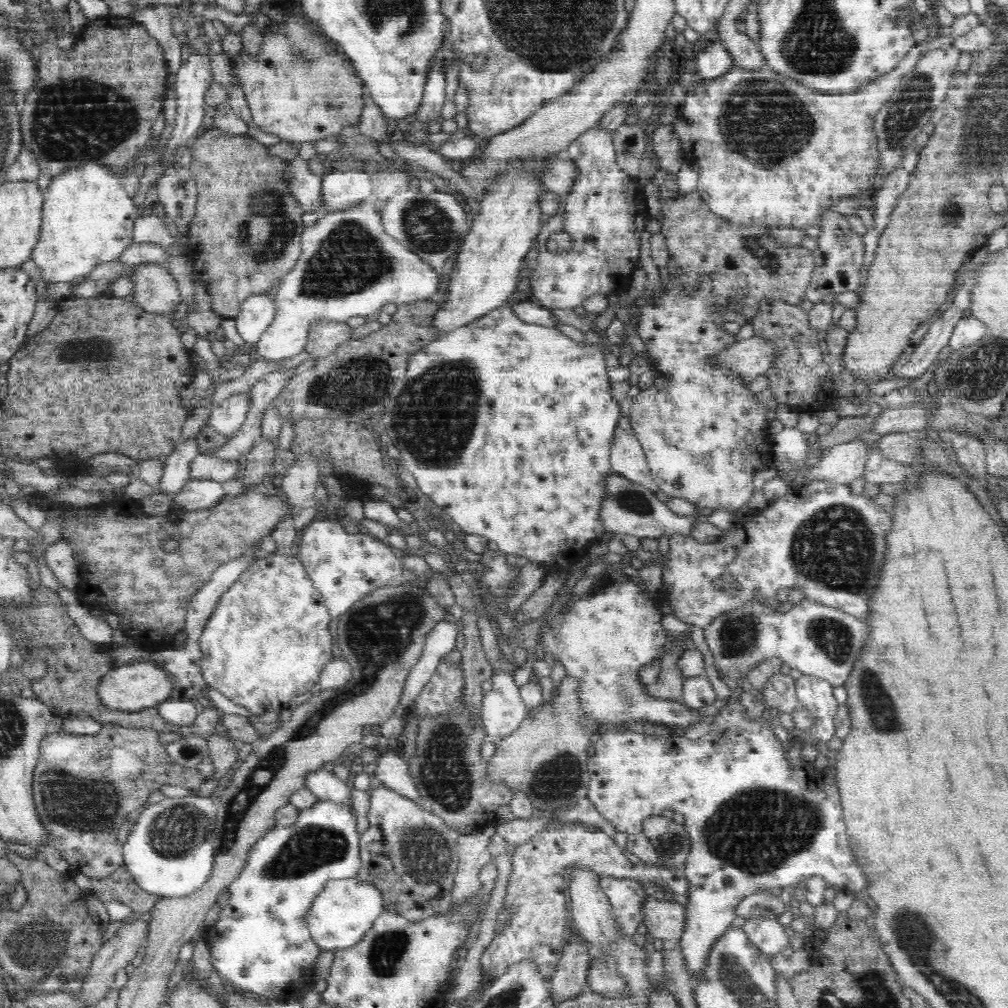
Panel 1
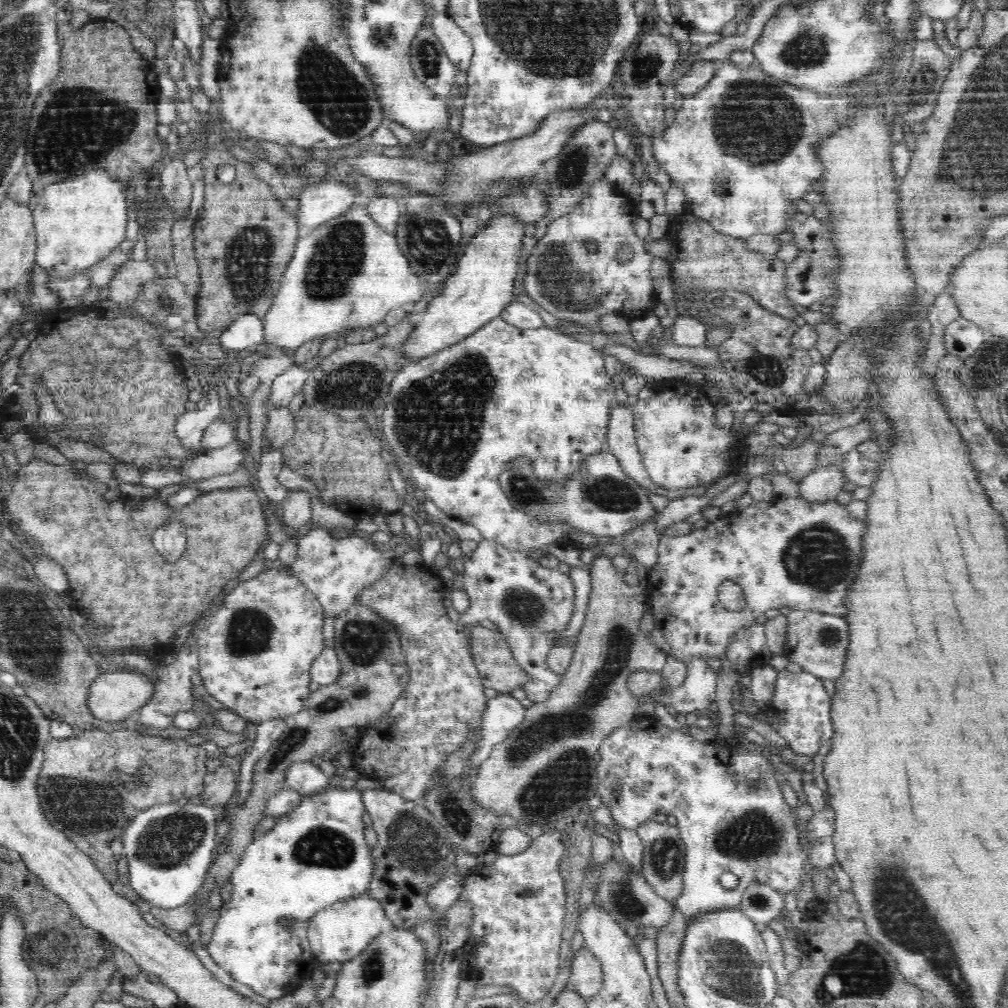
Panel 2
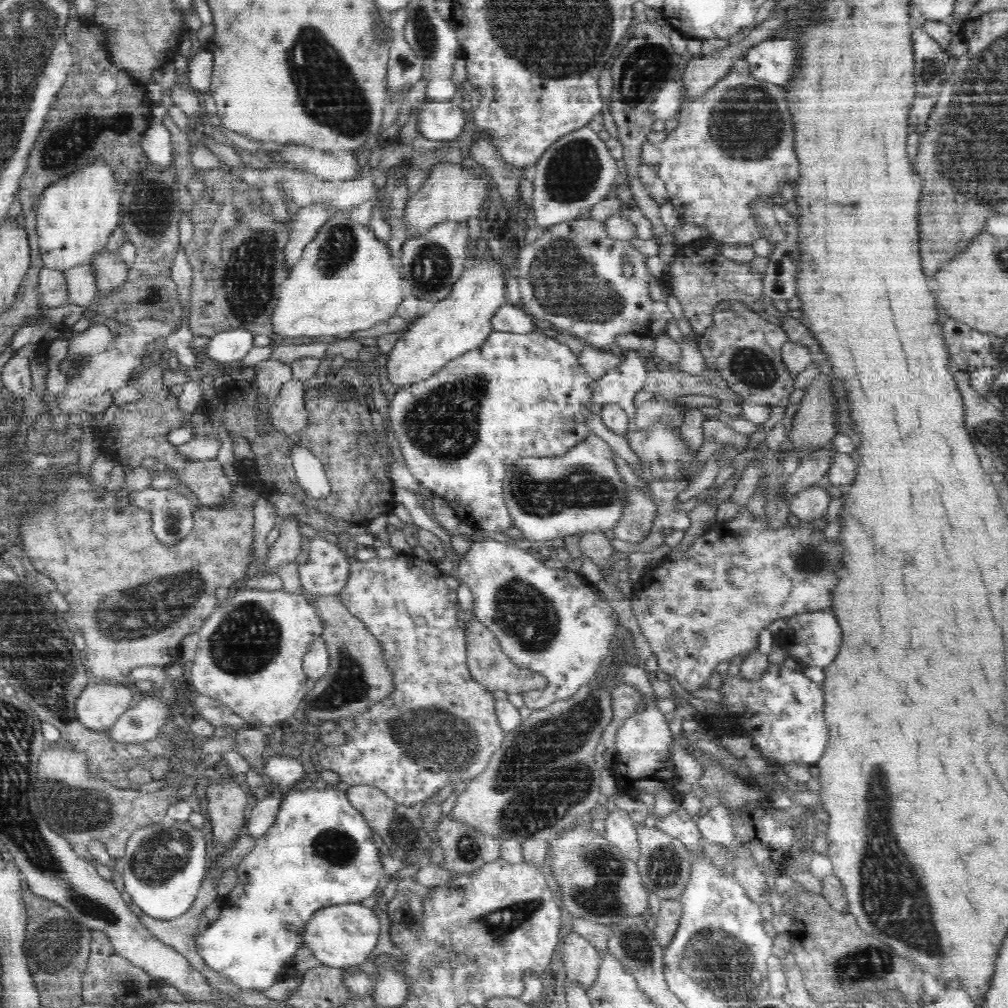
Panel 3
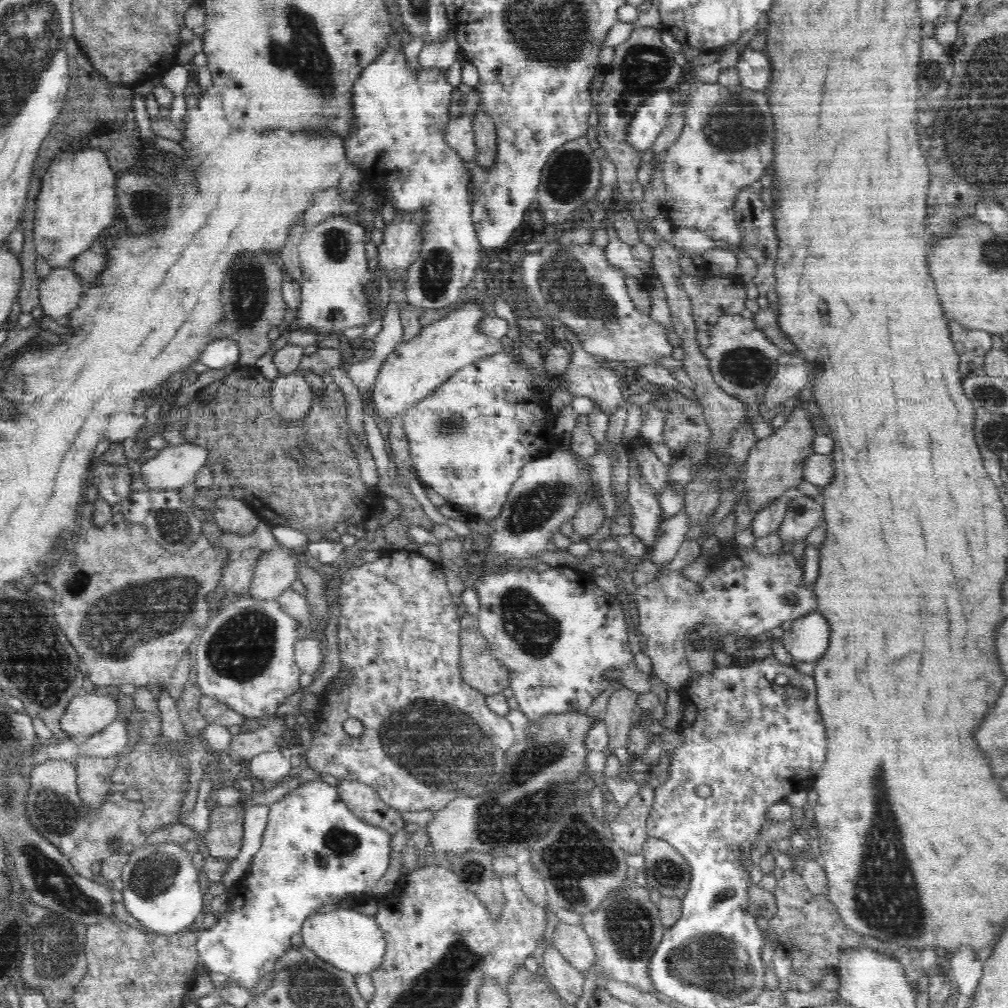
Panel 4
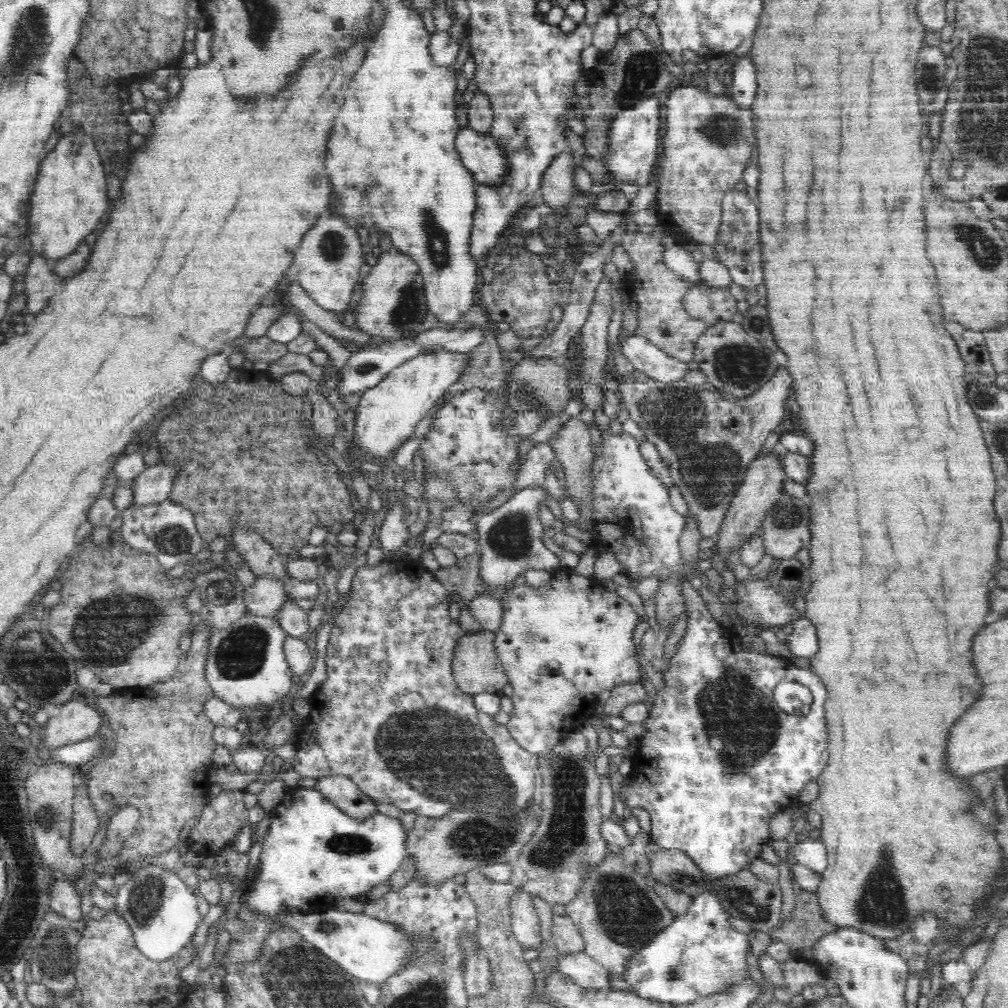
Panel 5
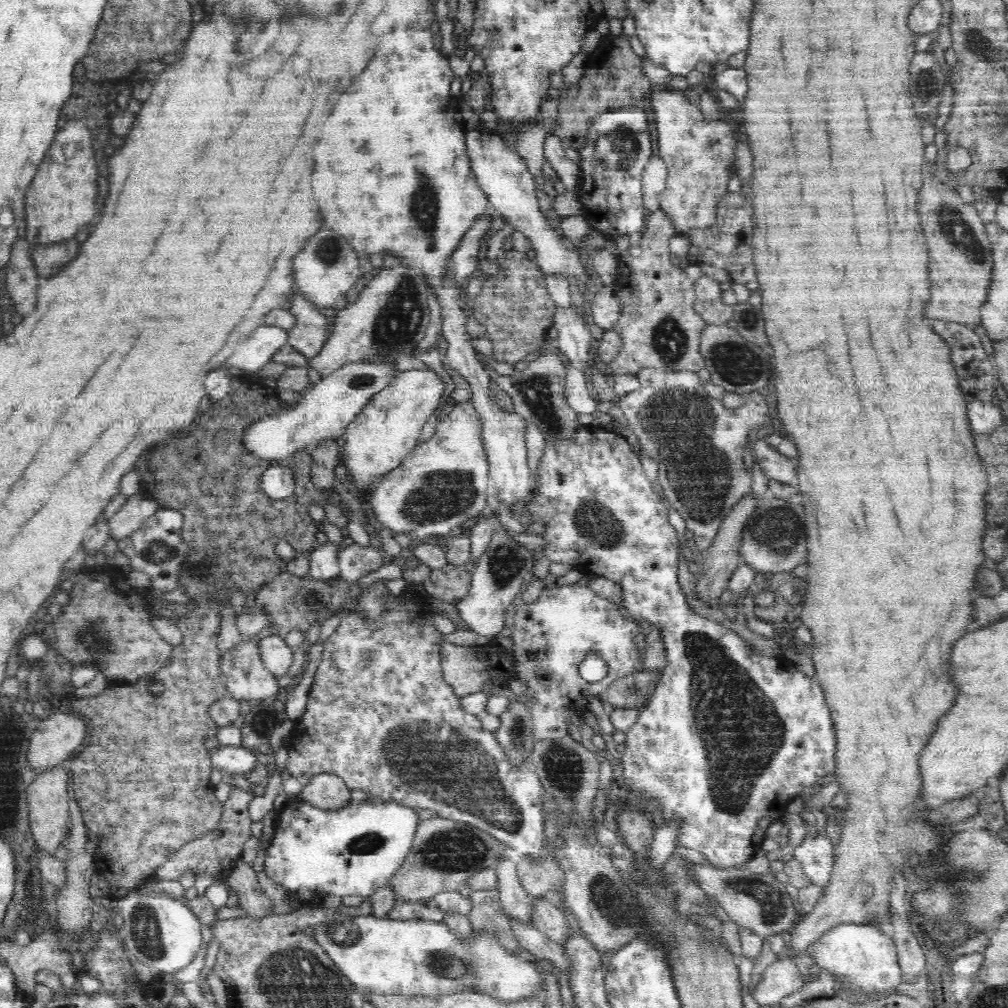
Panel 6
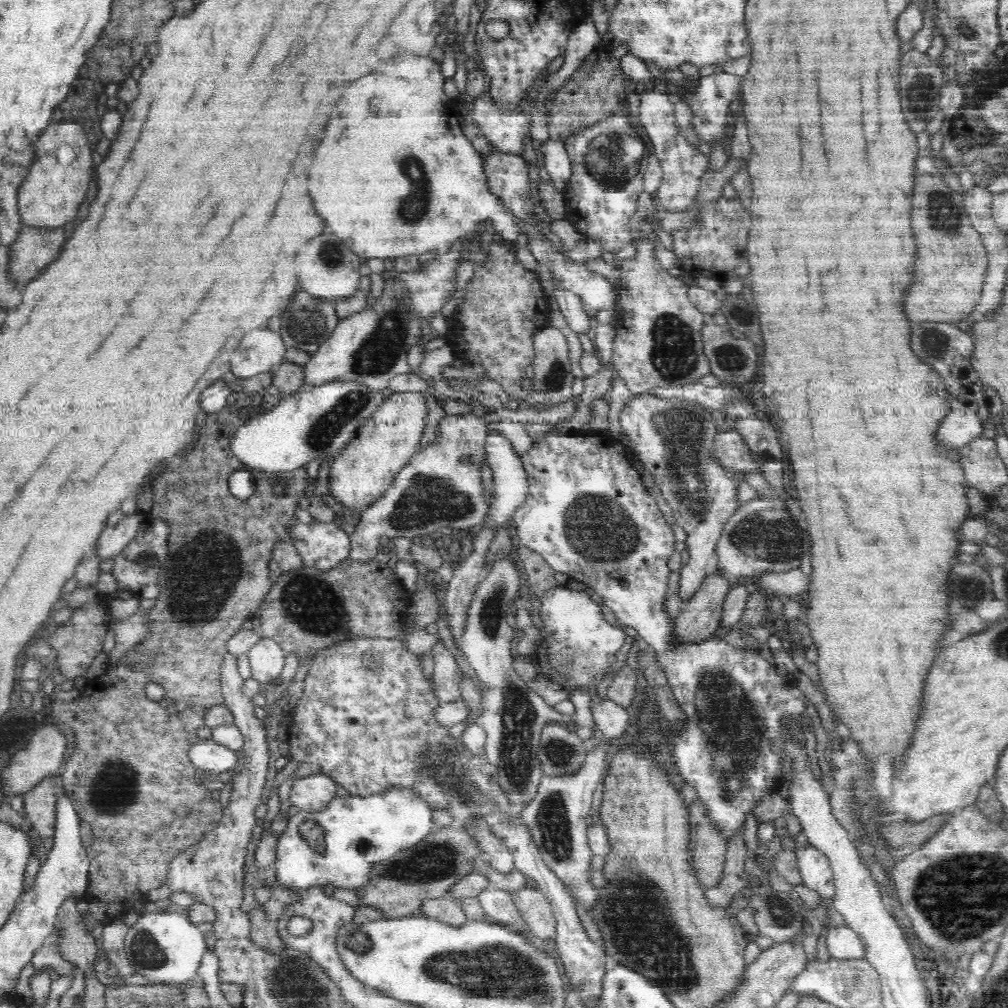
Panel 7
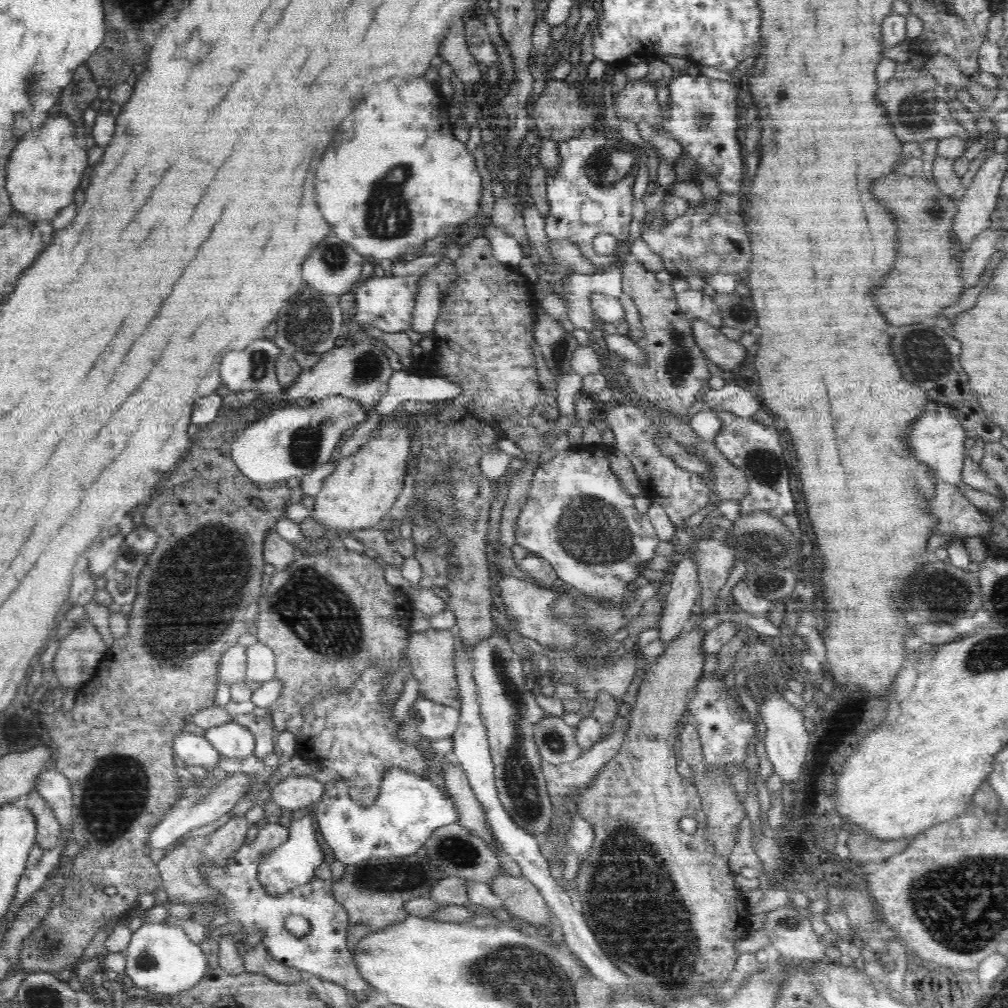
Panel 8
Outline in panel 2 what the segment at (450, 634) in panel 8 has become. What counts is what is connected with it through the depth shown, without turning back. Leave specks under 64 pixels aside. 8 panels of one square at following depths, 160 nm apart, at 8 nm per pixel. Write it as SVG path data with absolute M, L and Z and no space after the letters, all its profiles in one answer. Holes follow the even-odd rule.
M478 624L471 627L470 651L474 665L478 669L483 686L492 688L498 693L512 693L518 688L524 689L528 684L528 677L523 668L516 665L514 658L509 656L507 651L508 642L506 638L497 630L488 630Z

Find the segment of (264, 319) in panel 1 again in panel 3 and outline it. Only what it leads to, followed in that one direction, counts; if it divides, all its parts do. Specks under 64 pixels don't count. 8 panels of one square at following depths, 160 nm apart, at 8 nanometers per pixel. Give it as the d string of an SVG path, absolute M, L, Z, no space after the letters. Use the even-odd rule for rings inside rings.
M232 328L215 334L205 349L210 360L224 364L241 361L252 348L254 334L245 328Z

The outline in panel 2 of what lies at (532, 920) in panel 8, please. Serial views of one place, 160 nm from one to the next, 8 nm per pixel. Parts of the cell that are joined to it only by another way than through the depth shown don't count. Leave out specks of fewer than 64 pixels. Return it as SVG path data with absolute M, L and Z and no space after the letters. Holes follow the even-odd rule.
M586 946L573 954L568 984L587 1000L601 991L603 985L601 962Z

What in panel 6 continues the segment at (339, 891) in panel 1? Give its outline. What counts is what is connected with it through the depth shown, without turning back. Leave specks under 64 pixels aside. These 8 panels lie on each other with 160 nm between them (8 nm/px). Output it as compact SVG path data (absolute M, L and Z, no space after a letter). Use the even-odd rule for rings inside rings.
M328 915L322 924L314 924L314 940L336 963L340 972L355 986L359 993L384 995L422 995L440 997L454 992L474 991L495 998L498 1002L516 1002L541 994L543 971L528 955L506 951L492 934L478 934L460 939L442 921L392 920L390 917Z

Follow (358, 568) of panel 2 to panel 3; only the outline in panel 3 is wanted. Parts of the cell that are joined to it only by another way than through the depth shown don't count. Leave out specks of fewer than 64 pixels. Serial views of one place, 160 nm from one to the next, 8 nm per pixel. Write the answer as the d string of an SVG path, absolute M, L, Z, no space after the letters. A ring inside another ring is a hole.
M316 535L309 539L308 554L310 562L297 566L303 588L312 595L328 596L345 587L352 562L338 546Z

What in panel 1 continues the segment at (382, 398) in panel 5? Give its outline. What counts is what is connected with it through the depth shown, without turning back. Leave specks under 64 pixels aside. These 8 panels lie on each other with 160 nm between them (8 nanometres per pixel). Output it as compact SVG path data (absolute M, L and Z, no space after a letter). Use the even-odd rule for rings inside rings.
M548 160L516 162L502 180L490 186L490 193L484 194L480 201L480 214L475 216L466 232L464 244L460 244L460 254L452 260L450 281L446 288L442 312L433 316L432 323L442 332L450 332L476 318L502 306L514 294L516 282L524 270L524 256L538 236L544 219L538 205L538 184L532 176L538 164L548 164Z

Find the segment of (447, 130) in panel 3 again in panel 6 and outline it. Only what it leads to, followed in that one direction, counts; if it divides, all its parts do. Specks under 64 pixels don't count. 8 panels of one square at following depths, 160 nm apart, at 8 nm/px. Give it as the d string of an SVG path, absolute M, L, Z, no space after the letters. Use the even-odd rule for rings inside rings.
M476 128L465 136L472 171L477 177L478 186L486 194L491 210L503 215L516 232L525 234L531 249L536 252L534 261L542 275L562 277L581 289L586 286L586 282L590 280L588 268L580 260L578 252L566 247L567 241L549 223L547 216L540 212L537 192L534 190L535 179L526 162L514 153L498 134Z

